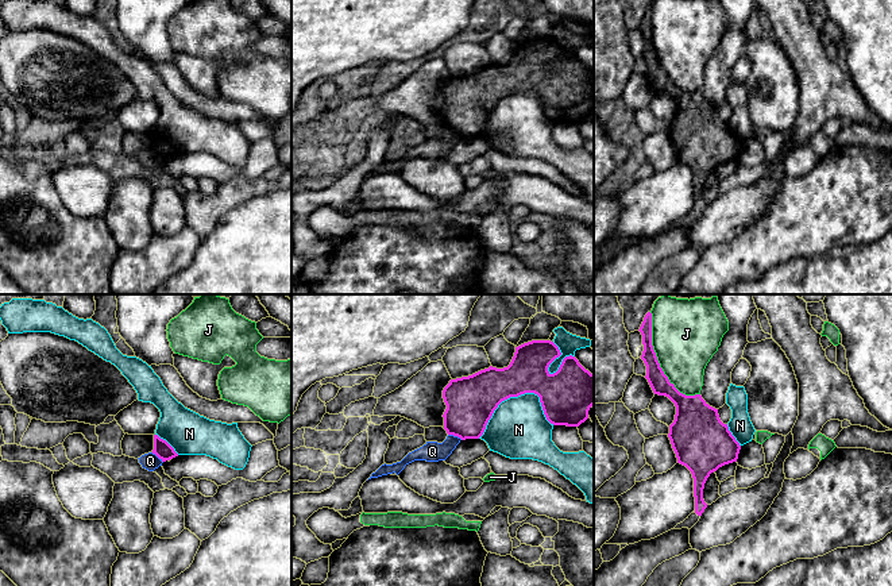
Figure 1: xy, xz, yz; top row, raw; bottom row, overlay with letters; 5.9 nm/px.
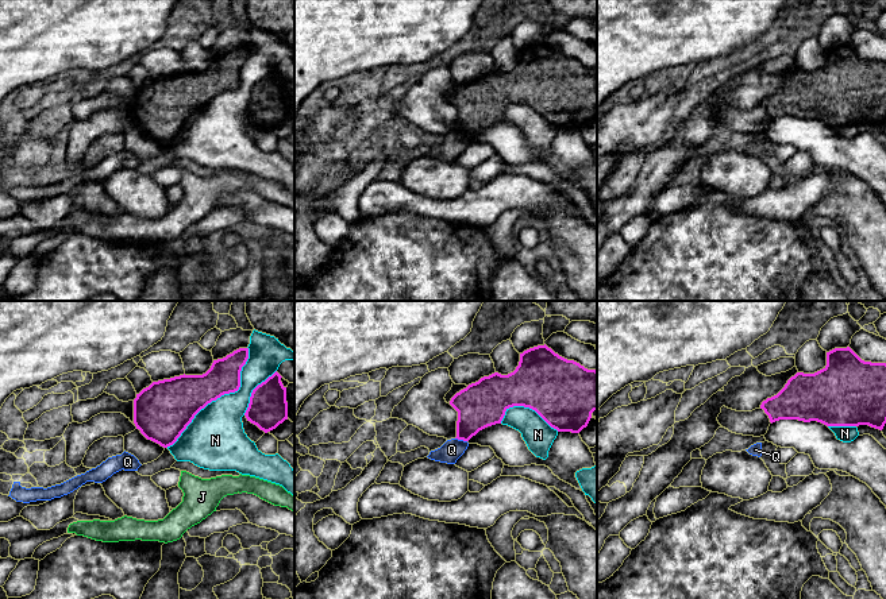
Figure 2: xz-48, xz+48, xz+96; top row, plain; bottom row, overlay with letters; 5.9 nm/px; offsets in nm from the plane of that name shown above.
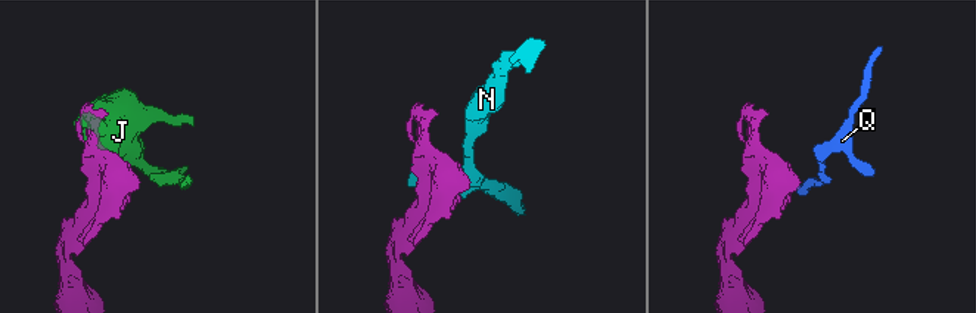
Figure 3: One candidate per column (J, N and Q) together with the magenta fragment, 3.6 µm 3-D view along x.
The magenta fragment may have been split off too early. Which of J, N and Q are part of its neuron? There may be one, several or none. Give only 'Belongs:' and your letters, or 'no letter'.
Belongs: no letter

